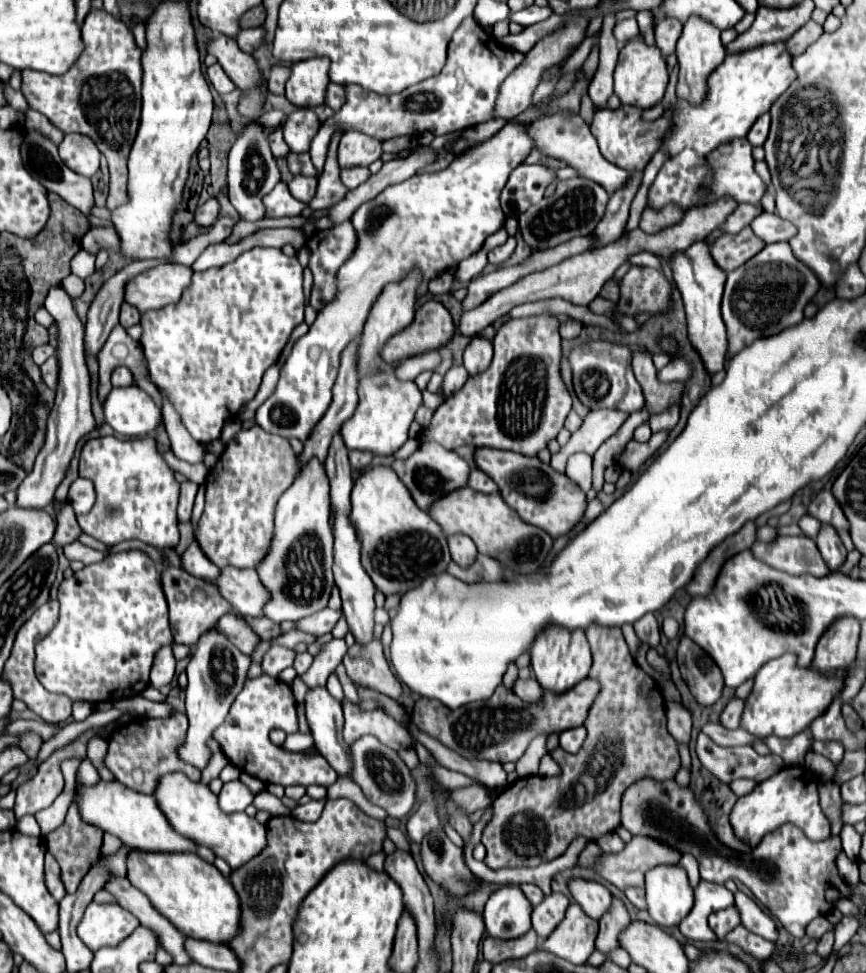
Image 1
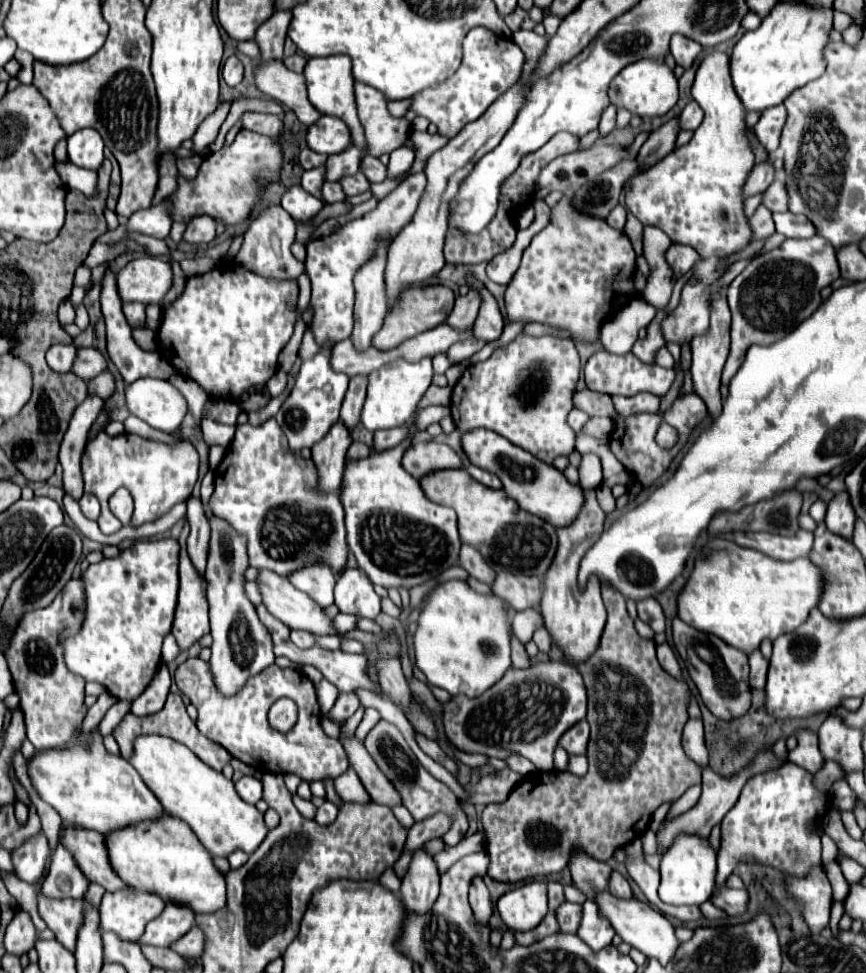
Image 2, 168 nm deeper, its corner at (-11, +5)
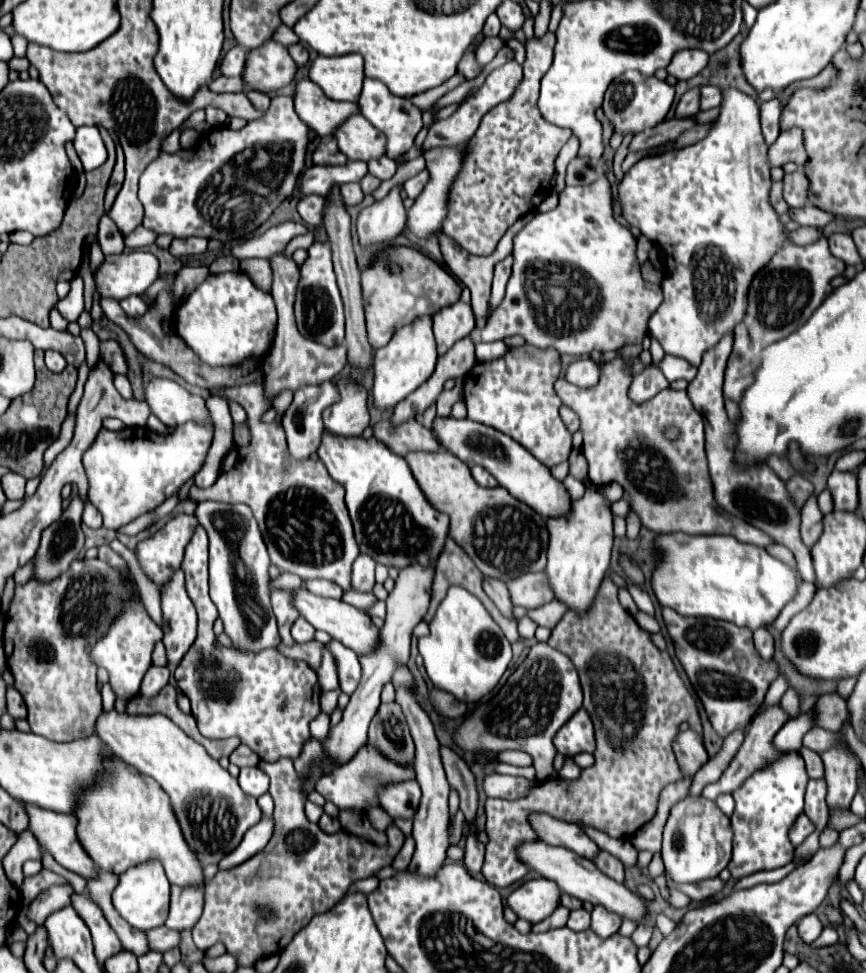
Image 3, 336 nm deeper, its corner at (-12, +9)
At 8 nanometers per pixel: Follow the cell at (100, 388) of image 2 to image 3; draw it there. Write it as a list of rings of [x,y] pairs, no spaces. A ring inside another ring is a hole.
[[[114,374],[114,386],[124,398],[132,398],[132,388],[130,388],[130,382],[124,374]]]

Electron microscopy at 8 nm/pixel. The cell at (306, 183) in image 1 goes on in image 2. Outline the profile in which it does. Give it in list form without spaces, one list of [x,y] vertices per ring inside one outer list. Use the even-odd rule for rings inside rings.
[[[325,182],[323,184],[323,198],[333,204],[333,202],[343,202],[347,196],[343,192],[343,188],[339,188],[339,184],[331,184],[331,182]]]

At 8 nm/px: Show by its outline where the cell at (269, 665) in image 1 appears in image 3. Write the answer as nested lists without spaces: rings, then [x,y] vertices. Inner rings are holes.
[[[298,618],[296,622],[294,622],[294,626],[292,626],[292,636],[294,636],[294,640],[296,642],[310,642],[310,640],[314,640],[314,628],[312,628],[312,624],[308,624],[304,618]]]

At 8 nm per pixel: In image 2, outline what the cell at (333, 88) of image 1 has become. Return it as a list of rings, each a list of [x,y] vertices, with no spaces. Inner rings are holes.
[[[357,82],[355,98],[359,120],[365,128],[369,154],[383,156],[401,148],[411,136],[411,124],[407,118],[393,118],[387,110],[387,98],[377,88]]]

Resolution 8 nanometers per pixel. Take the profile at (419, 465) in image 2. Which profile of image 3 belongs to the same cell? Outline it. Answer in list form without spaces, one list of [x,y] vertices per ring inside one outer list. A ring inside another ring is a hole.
[[[388,420],[374,426],[374,436],[388,444],[392,452],[398,456],[406,456],[408,452],[438,452],[440,442],[426,430],[422,424],[412,420],[412,424],[404,424],[404,428],[388,428]]]

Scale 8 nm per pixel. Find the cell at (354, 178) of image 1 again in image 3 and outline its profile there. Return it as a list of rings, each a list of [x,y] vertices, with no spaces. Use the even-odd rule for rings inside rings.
[[[380,156],[380,158],[374,158],[374,160],[368,160],[368,170],[372,176],[380,178],[380,180],[388,180],[394,176],[396,172],[396,162],[388,156]]]

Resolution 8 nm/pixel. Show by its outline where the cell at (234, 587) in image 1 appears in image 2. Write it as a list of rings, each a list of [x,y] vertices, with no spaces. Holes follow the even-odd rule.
[[[261,570],[259,578],[259,588],[261,588],[261,594],[263,594],[263,604],[267,604],[267,610],[279,618],[283,624],[287,624],[289,628],[299,628],[299,630],[307,630],[311,634],[319,634],[319,636],[341,636],[337,632],[337,628],[333,626],[333,618],[329,618],[325,614],[325,608],[321,604],[315,604],[315,600],[311,600],[311,596],[307,596],[305,592],[299,592],[295,586],[289,584],[287,578],[283,576],[277,576],[275,572],[271,570]]]

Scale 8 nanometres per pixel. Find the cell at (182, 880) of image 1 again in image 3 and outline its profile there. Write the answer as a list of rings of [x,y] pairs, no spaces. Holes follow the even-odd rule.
[[[122,760],[108,764],[108,780],[84,796],[84,808],[76,812],[80,824],[80,842],[96,866],[116,876],[128,868],[144,864],[148,860],[160,860],[170,884],[182,888],[204,888],[204,868],[196,852],[182,836],[180,824],[172,810],[172,802],[166,792],[148,776],[136,772]]]

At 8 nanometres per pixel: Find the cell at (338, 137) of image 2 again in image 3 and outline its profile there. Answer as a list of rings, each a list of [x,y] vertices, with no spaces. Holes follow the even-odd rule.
[[[362,114],[348,116],[332,134],[338,142],[338,150],[350,160],[364,160],[384,154],[384,136],[364,120]]]

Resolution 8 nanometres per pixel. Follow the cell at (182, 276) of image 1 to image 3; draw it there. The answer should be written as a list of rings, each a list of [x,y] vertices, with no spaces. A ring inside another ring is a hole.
[[[130,252],[106,256],[96,272],[102,298],[124,300],[132,294],[144,294],[160,276],[158,258],[150,252]]]

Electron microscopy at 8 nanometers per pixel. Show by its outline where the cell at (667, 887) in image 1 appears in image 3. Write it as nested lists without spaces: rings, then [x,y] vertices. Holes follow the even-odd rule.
[[[702,796],[684,798],[674,808],[664,828],[662,858],[666,872],[674,884],[698,884],[708,878],[716,878],[730,862],[732,856],[732,830],[730,820],[718,810],[718,806]]]

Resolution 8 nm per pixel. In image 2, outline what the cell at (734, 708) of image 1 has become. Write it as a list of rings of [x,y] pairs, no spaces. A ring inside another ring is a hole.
[[[761,650],[753,652],[749,656],[749,664],[751,664],[751,688],[765,688],[765,676],[767,676],[767,668],[769,668],[769,660],[763,658]]]

